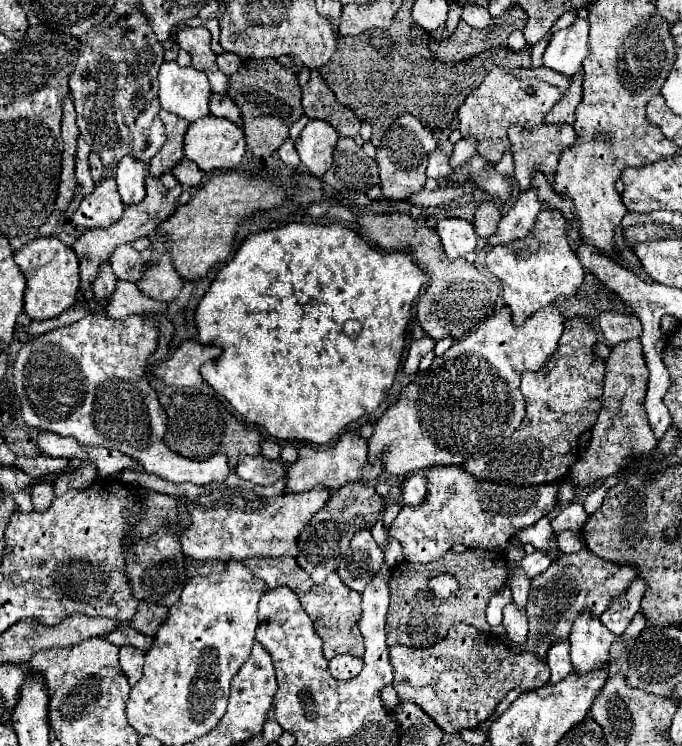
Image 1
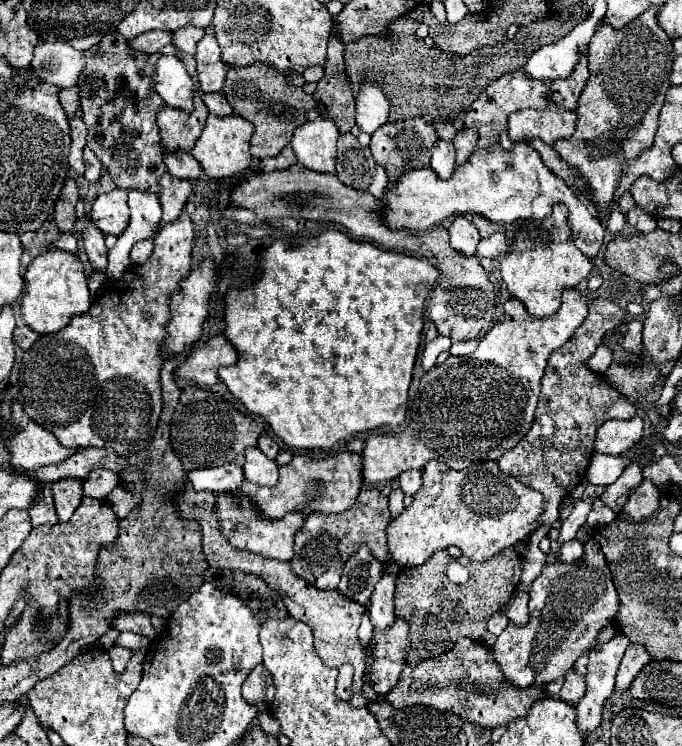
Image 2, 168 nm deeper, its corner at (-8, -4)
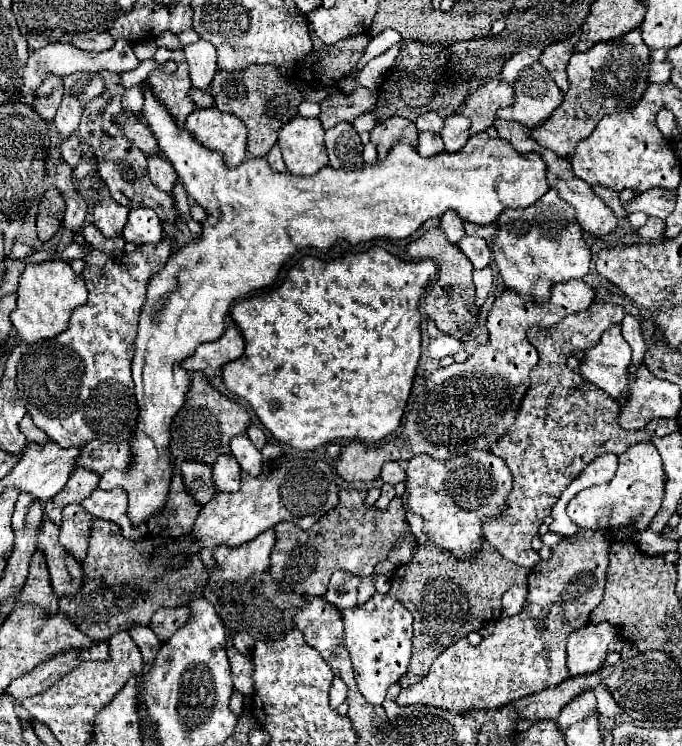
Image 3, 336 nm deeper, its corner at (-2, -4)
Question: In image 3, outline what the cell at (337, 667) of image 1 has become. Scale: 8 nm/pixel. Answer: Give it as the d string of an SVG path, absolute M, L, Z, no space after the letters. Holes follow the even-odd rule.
M334 676L332 686L330 686L330 706L338 708L346 700L346 692L348 692L346 684L338 676Z

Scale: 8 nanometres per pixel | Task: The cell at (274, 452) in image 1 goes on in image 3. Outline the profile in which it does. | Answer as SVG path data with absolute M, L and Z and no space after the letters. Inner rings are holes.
M248 426L248 432L246 432L246 434L248 434L248 438L252 440L252 444L254 444L258 450L262 450L264 444L268 442L266 436L264 436L264 432L262 432L260 428L256 428L256 426Z

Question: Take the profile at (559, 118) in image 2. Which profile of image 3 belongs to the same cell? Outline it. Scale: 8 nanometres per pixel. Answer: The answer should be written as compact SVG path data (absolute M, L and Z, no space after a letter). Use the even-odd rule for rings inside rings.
M534 64L522 72L522 76L514 82L514 92L514 106L498 110L498 118L516 120L528 128L542 126L564 100L562 92L542 64Z

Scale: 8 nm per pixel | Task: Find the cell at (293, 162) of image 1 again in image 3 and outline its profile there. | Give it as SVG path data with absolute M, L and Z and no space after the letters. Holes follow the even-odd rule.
M278 144L268 152L266 160L268 160L268 164L274 172L286 172L286 164L284 164L284 158L282 158L282 152L280 152Z

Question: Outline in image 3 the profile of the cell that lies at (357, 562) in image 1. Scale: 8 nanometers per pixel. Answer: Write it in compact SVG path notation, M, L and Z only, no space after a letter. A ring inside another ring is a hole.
M336 570L330 578L330 586L328 586L328 592L324 598L340 610L354 608L360 582L362 582L360 576L346 572L346 570Z

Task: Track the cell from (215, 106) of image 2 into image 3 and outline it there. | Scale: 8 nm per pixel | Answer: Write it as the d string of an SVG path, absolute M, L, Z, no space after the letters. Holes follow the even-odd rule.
M192 88L192 90L190 90L190 96L192 96L192 100L194 100L194 104L196 104L198 108L212 108L212 106L214 106L214 98L210 96L210 92Z

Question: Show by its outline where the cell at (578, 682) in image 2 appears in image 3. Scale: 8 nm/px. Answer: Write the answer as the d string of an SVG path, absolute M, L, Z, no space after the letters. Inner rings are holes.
M584 690L562 708L562 712L558 716L558 726L562 730L566 730L566 726L590 716L590 712L596 712L596 698L594 698L592 690Z

